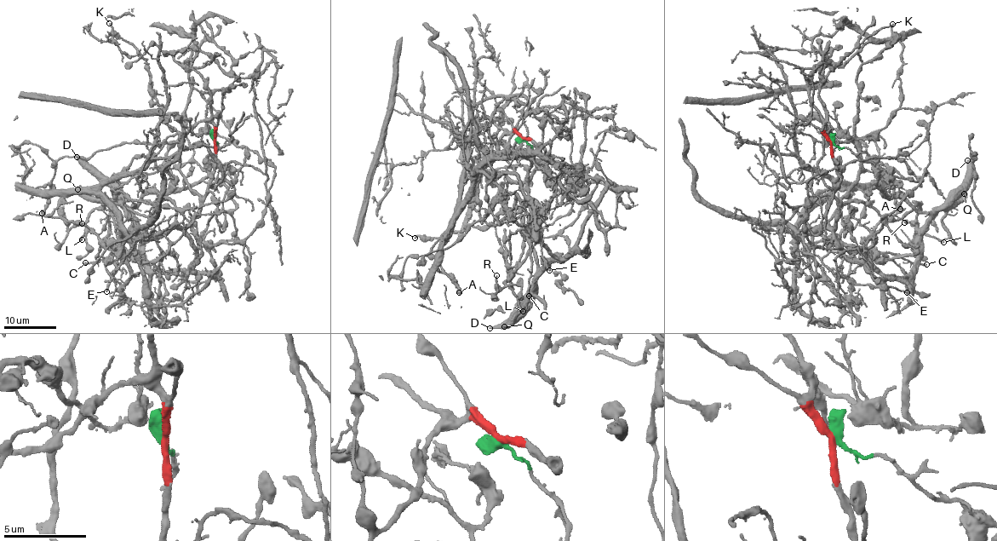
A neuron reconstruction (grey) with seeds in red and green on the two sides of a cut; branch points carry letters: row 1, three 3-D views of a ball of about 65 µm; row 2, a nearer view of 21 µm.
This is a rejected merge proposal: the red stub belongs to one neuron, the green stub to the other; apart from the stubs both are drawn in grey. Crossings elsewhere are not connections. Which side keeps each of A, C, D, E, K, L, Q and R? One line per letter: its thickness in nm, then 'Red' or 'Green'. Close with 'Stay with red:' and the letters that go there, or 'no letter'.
A: Thickness 550 nm. Red
C: Thickness 240 nm. Green
D: Thickness 360 nm. Green
E: Thickness 260 nm. Green
K: Thickness 200 nm. Red
L: Thickness 280 nm. Red
Q: Thickness 480 nm. Green
R: Thickness 220 nm. Red
Stay with red: A, K, L, R

